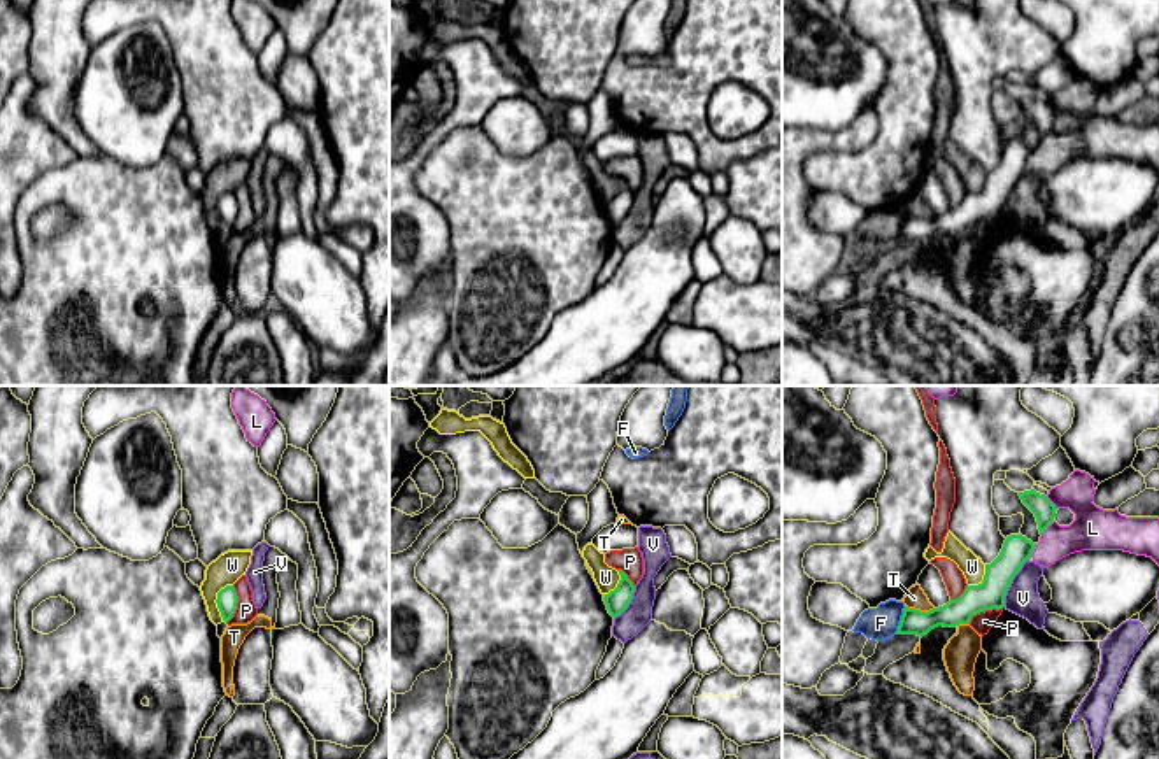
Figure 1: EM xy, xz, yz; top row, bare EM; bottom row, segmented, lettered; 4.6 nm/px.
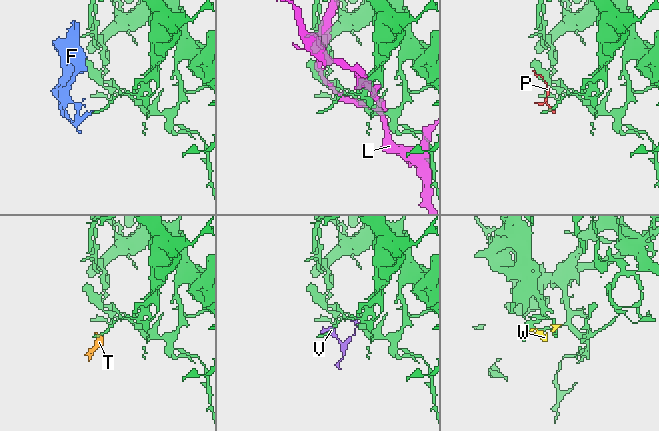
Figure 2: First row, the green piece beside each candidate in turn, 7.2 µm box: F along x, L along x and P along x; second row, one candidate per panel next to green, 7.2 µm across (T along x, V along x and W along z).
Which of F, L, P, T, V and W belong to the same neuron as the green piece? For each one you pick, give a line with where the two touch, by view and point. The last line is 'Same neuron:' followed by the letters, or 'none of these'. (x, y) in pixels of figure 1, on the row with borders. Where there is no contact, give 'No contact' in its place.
Same neuron: none of these

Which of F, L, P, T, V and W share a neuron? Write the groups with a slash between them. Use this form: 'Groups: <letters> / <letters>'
Groups: F P / L / T / V / W

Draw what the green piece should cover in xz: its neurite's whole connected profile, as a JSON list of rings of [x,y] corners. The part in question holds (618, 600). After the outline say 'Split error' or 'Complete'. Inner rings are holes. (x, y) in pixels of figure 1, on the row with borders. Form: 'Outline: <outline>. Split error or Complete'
Outline: [[[617,570],[617,571],[621,575],[617,587],[610,591],[608,594],[605,594],[603,598],[607,610],[614,619],[628,608],[635,592],[635,585],[628,578],[628,575],[622,570]]]. Complete

